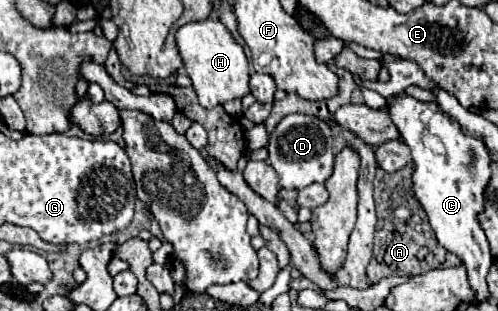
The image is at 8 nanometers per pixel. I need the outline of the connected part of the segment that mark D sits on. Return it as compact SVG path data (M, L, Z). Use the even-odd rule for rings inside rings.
M308 114L284 116L268 140L268 162L280 176L280 186L286 190L300 190L312 182L326 182L332 174L334 152L332 152L330 126Z

